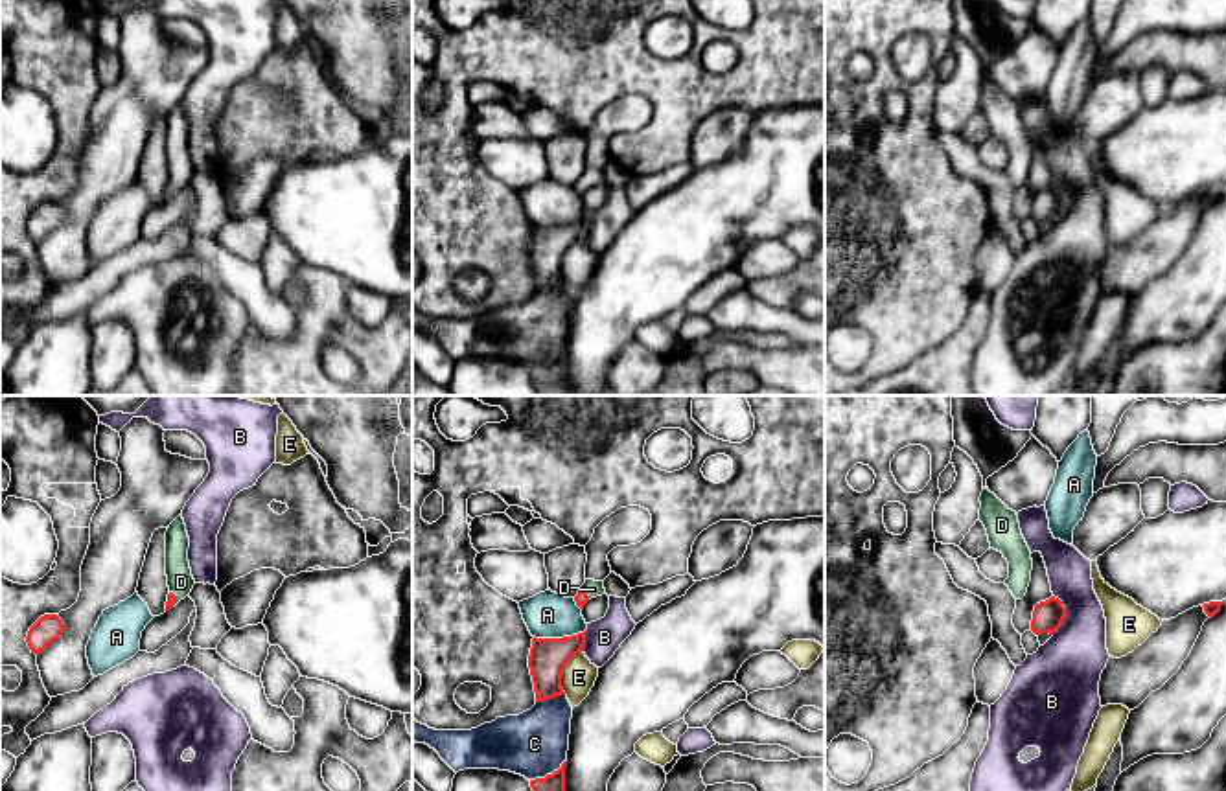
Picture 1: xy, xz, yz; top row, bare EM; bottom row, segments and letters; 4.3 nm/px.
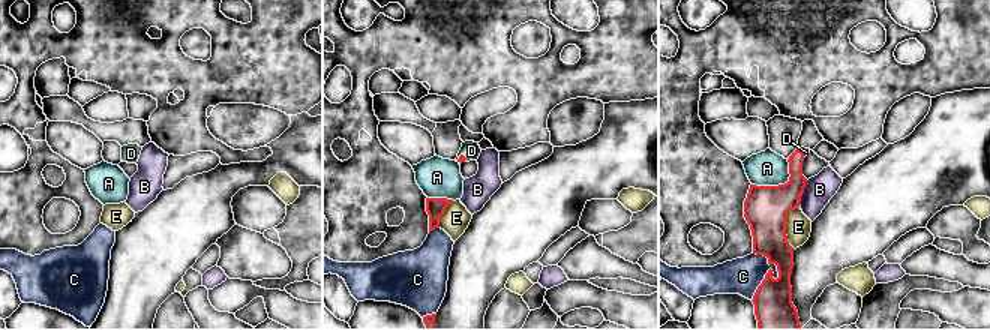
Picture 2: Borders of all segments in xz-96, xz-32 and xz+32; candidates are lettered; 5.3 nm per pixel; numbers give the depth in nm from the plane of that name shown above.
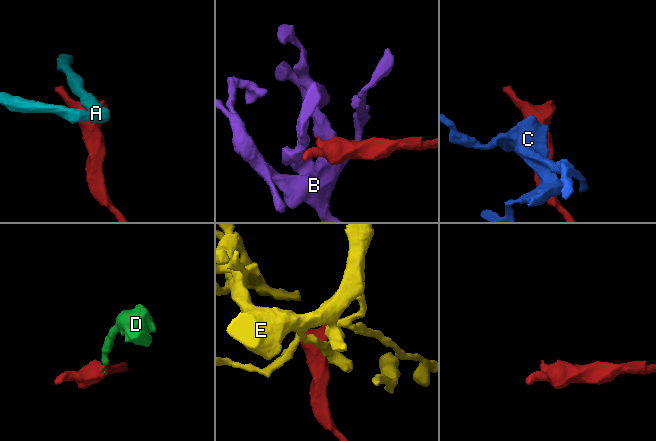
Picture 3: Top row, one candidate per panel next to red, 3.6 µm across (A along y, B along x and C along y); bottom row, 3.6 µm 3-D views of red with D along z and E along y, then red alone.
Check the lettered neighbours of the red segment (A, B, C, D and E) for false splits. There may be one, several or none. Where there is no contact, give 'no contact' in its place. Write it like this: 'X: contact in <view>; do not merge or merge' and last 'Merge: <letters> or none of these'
A: contact in xz; do not merge
B: contact in yz; do not merge
C: contact in xz; do not merge
D: contact in xy; merge
E: contact in xz; do not merge
Merge: D

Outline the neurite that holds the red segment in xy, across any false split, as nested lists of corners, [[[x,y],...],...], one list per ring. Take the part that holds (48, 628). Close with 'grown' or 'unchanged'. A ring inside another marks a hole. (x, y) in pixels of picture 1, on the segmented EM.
[[[44,614],[29,627],[26,636],[28,648],[39,655],[57,640],[63,631],[64,624],[57,614]]]; unchanged

